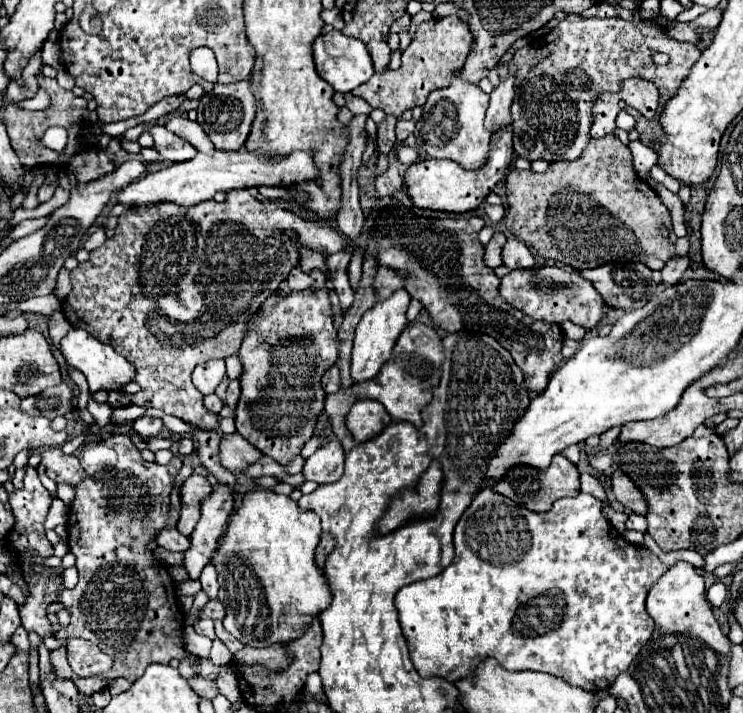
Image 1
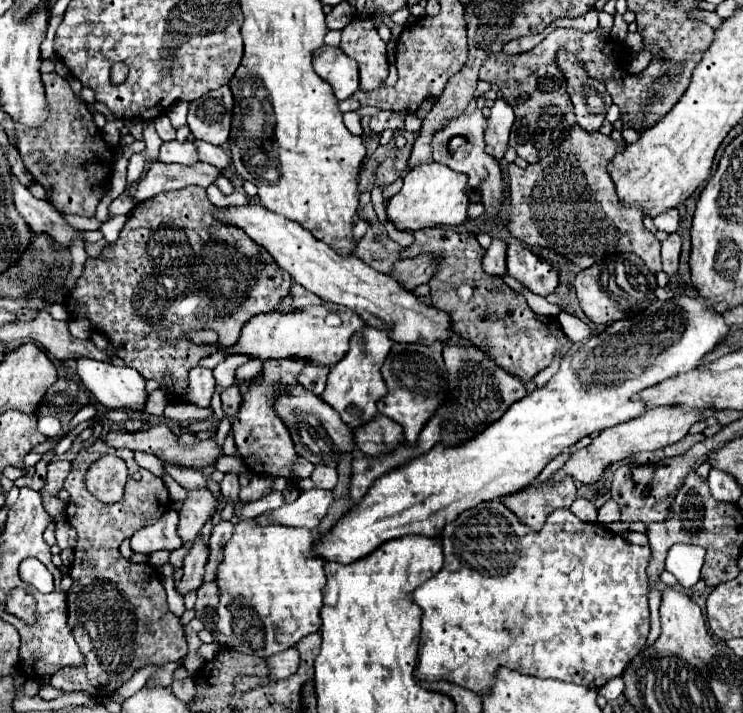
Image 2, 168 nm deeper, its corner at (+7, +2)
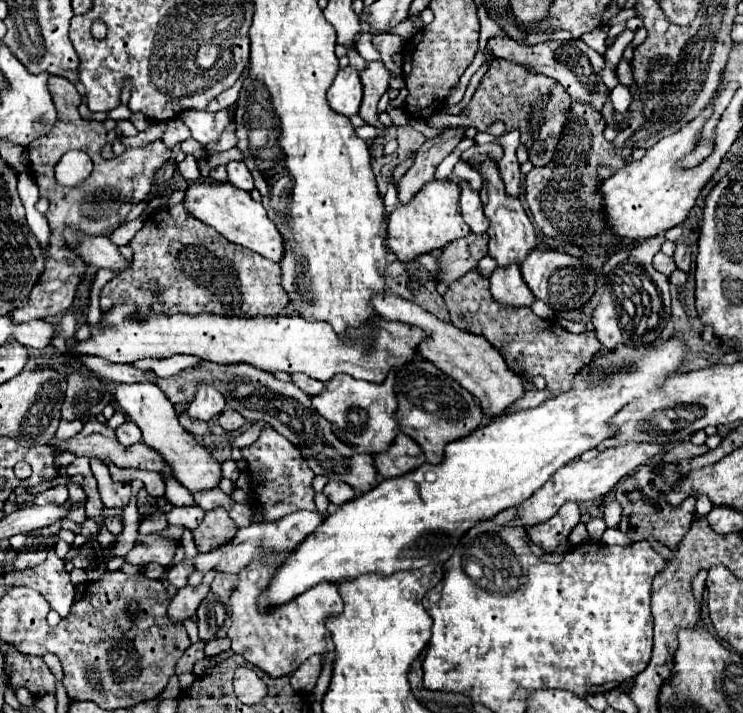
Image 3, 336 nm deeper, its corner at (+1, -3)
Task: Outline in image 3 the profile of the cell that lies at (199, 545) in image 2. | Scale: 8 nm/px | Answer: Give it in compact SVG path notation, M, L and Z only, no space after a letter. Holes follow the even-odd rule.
M199 585L199 587L183 587L177 591L177 595L171 599L171 605L167 609L167 615L173 623L183 623L191 619L199 607L199 603L205 599L209 593L209 585Z

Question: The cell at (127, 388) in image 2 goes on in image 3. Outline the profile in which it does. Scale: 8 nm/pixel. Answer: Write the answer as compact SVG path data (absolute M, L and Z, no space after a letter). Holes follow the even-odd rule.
M119 383L119 385L115 385L115 391L117 391L119 407L143 431L143 443L153 447L157 453L161 453L165 457L165 461L171 467L173 477L183 487L187 487L191 493L195 493L195 491L209 491L219 485L219 481L223 477L221 463L203 445L199 445L191 433L187 433L179 425L173 403L165 397L165 393L157 385L153 385L153 383L141 383L141 385Z

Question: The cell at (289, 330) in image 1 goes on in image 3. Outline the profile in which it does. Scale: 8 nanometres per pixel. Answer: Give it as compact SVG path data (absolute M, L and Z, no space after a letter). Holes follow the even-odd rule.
M265 427L259 439L243 449L243 457L249 465L251 489L255 493L253 499L263 507L261 509L263 521L279 521L281 517L301 509L315 511L315 503L313 503L315 491L311 487L315 473L309 469L307 461L301 457L295 445L285 437L281 437L281 433L277 433L271 427Z

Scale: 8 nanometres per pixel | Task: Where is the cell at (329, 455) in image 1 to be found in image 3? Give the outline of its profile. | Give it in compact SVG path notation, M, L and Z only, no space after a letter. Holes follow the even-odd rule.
M329 481L323 489L323 493L327 495L327 499L333 503L333 505L343 505L347 503L349 499L355 497L355 491L347 485L347 483L339 483L339 481Z

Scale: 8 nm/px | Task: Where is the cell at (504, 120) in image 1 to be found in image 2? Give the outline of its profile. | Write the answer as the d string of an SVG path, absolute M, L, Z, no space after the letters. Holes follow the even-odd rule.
M497 98L491 106L491 114L487 118L487 128L485 128L485 144L487 144L485 152L491 154L495 160L501 160L507 150L507 140L513 120L515 120L513 108L503 98Z

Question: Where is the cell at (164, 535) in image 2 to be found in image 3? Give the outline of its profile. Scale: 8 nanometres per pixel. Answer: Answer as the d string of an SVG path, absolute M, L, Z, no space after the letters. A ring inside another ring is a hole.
M141 535L135 547L123 559L131 565L145 565L155 561L163 567L169 567L175 551L177 551L177 541L173 539L163 539L159 535Z

